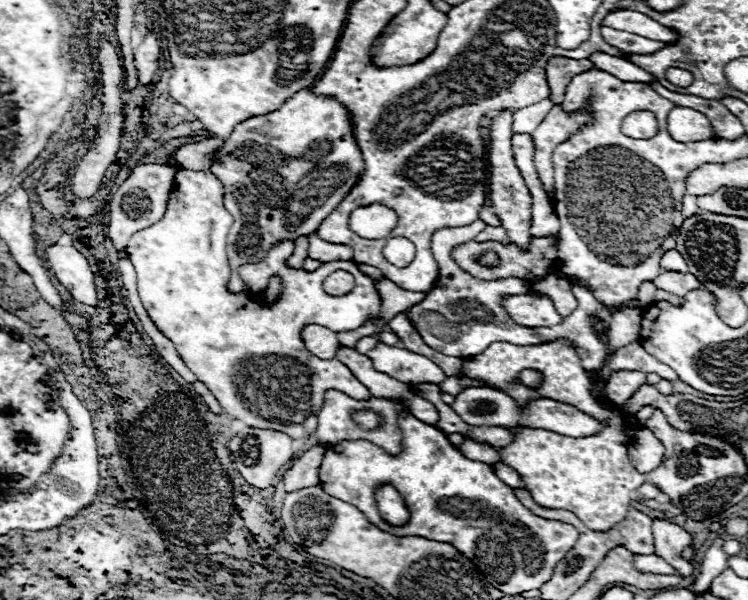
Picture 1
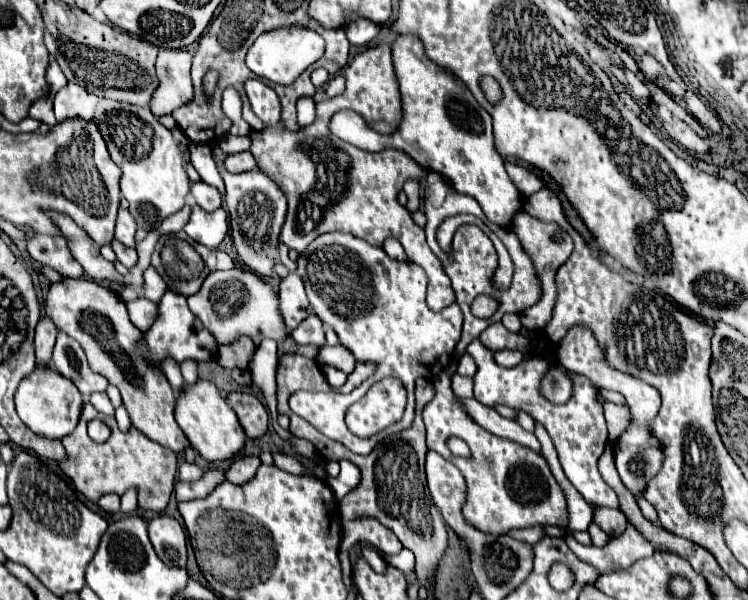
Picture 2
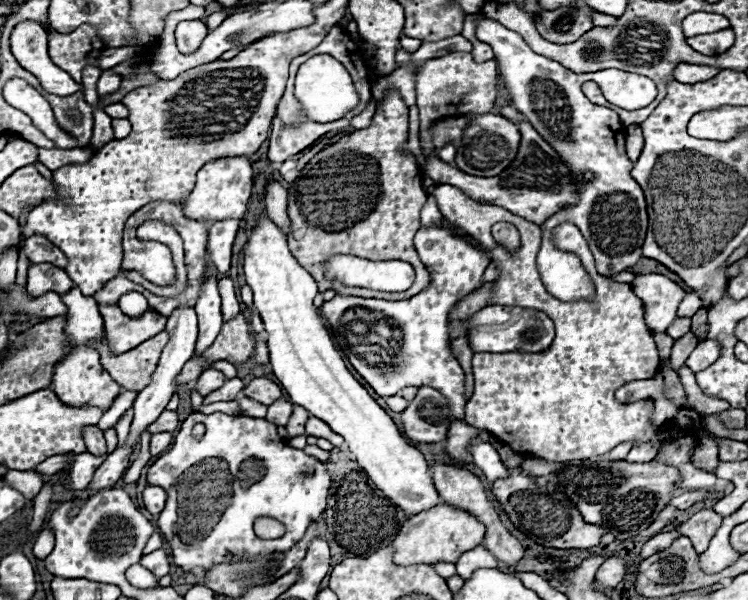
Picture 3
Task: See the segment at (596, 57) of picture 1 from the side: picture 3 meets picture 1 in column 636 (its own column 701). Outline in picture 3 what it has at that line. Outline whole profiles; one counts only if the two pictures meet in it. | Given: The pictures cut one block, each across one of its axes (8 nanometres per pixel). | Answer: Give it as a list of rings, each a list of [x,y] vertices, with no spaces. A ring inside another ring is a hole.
[[[678,64],[674,70],[674,78],[680,80],[682,84],[696,84],[700,80],[710,80],[712,76],[716,76],[716,72],[720,72],[718,68],[712,66],[690,66],[690,64]]]

